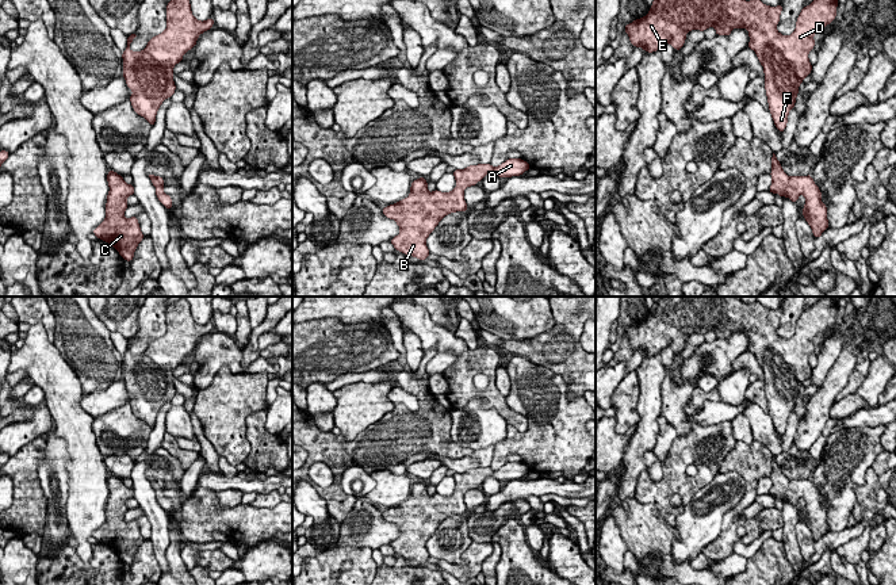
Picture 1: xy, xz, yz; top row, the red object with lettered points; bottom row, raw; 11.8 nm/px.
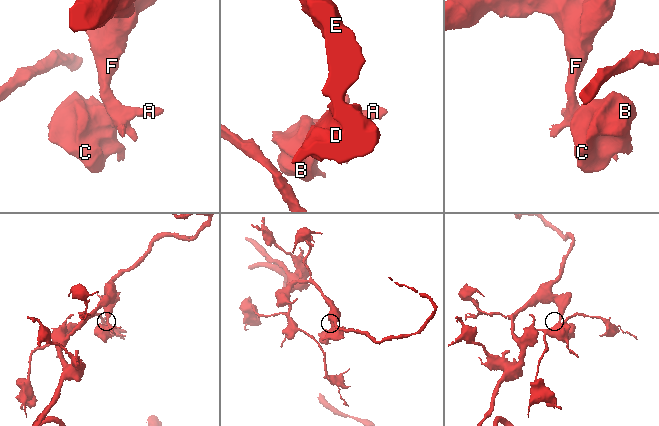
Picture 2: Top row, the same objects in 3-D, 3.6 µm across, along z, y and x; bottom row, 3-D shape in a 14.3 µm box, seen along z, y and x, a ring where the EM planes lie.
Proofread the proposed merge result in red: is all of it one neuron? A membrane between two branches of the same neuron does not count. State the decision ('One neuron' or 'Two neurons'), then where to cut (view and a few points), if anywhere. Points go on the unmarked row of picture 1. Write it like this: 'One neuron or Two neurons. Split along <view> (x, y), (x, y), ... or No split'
One neuron. No split

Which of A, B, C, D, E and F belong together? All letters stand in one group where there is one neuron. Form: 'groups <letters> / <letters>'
groups A B C D E F

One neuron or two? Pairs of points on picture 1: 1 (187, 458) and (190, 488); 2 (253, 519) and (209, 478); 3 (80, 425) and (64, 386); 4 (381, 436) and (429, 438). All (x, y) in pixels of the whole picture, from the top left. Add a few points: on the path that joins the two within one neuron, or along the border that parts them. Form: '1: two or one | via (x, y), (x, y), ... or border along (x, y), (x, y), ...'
1: two | border along (199, 452), (199, 457), (186, 471)
2: two | border along (198, 485), (214, 492)
3: one | via (71, 416), (64, 406), (64, 396)
4: one | via (393, 438), (417, 438)

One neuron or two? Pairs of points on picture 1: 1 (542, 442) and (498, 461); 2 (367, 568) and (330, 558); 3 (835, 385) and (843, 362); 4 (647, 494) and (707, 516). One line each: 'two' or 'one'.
1: one
2: one
3: one
4: two

